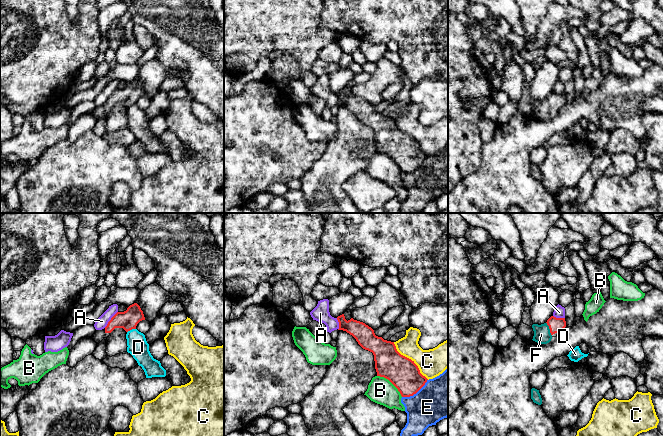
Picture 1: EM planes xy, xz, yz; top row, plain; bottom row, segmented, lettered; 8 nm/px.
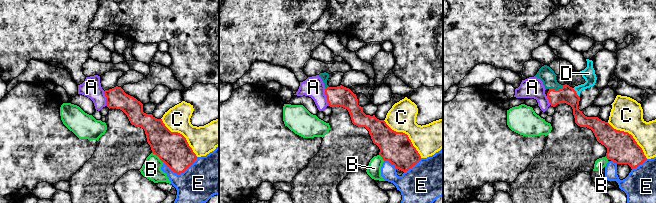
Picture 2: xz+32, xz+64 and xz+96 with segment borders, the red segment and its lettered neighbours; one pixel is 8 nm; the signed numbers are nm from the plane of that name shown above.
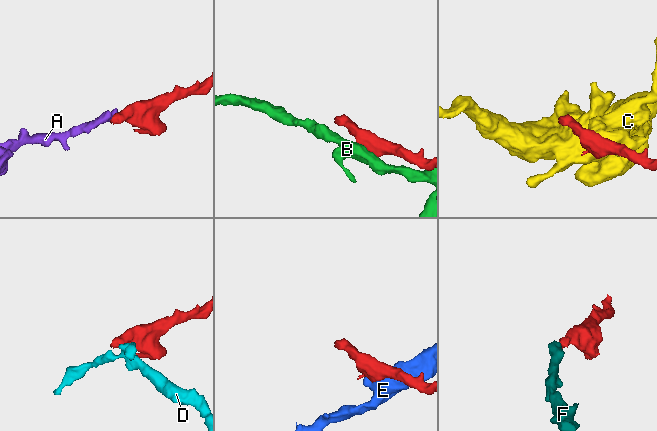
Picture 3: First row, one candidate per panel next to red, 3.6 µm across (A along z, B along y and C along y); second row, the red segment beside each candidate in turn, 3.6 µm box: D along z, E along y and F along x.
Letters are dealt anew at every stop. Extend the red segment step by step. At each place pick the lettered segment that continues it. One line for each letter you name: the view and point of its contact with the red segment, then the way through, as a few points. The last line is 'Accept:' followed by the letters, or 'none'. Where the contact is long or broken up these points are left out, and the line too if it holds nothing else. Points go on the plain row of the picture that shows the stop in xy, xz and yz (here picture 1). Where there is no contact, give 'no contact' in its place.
F: meets red in yz at (549, 104); runs through yz (556, 101), (549, 104), (542, 111)
Accept: F

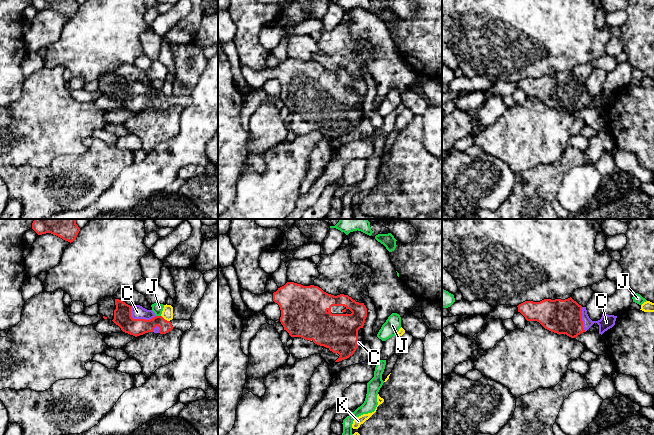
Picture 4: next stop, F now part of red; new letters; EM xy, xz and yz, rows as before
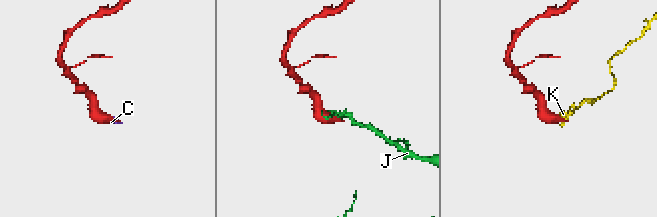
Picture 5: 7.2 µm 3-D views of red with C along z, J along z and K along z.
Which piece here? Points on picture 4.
C: meets red in xy at (139, 95); runs through xy (122, 90), (130, 95), (139, 95), (137, 88)
Accept: C

